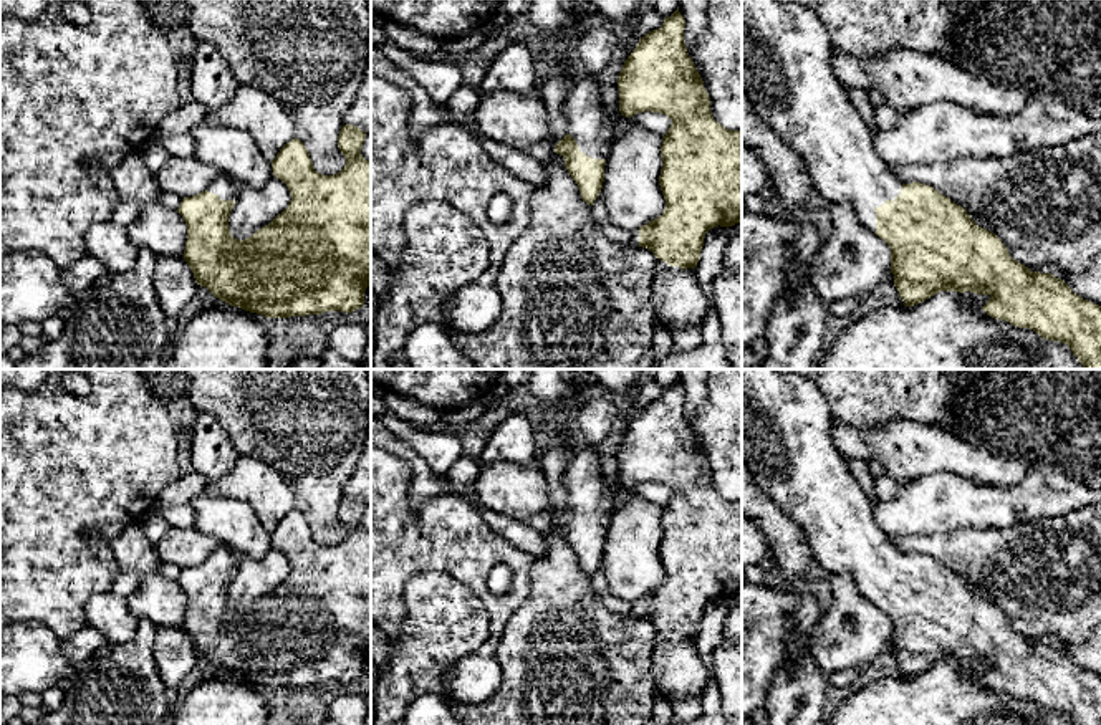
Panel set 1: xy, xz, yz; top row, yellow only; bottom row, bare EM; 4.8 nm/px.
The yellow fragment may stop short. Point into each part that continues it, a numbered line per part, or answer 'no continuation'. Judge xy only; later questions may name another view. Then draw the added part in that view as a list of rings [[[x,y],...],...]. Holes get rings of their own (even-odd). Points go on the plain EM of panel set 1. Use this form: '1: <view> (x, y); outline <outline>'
1: xy (222, 556); outline [[[220,545],[209,558],[209,563],[217,564],[222,571],[235,571],[237,558],[230,553],[230,550]]]

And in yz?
1: yz (787, 444); outline [[[742,369],[742,459],[757,485],[806,533],[815,561],[831,574],[848,574],[876,603],[876,578],[894,571],[902,553],[887,540],[873,516],[873,502],[851,475],[831,437],[831,411],[821,389],[801,374],[780,369]]]

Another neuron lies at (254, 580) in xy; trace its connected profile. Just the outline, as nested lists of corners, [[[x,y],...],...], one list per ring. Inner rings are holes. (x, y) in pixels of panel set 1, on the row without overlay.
[[[272,548],[263,558],[242,556],[237,559],[235,576],[228,588],[233,609],[245,611],[268,596],[290,574],[291,566],[285,553]]]

